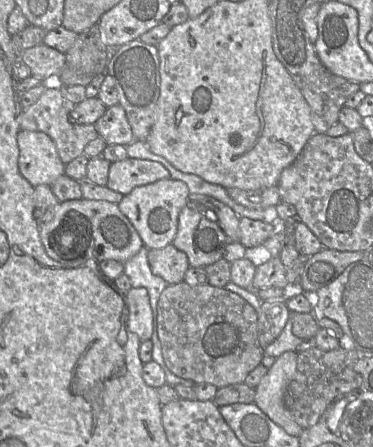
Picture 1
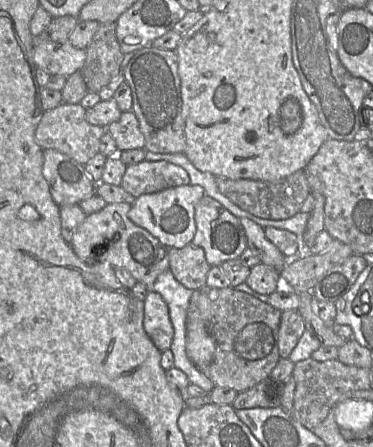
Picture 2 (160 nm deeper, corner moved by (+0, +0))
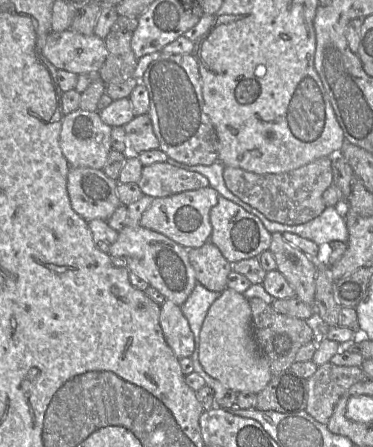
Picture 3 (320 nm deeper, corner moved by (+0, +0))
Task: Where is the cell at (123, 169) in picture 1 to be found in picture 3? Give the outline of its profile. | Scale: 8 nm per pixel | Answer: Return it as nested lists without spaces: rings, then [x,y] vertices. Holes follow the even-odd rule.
[[[154,163],[143,167],[137,182],[143,195],[161,198],[209,186],[200,173],[181,169],[168,163]]]

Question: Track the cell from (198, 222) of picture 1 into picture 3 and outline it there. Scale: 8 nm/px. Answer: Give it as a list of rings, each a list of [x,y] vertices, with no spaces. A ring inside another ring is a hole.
[[[219,196],[218,202],[209,213],[212,232],[209,242],[213,243],[231,263],[242,259],[257,257],[269,250],[272,233],[265,228],[261,220],[238,204]]]

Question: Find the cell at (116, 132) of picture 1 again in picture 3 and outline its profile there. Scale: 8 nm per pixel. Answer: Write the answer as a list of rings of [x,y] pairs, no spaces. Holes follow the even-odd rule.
[[[147,114],[135,116],[123,127],[128,139],[128,155],[138,155],[147,150],[159,149],[159,141]]]

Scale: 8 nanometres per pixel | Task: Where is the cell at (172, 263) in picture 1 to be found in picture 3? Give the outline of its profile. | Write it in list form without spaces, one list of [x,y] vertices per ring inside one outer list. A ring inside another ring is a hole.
[[[207,242],[198,248],[188,249],[188,256],[199,284],[219,293],[227,288],[227,277],[233,264],[213,243]]]

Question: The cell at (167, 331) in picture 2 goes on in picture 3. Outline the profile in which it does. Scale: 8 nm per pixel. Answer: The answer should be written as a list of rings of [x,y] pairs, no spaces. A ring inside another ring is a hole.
[[[172,301],[160,307],[159,323],[163,336],[178,359],[191,357],[196,350],[194,334],[181,308]]]

